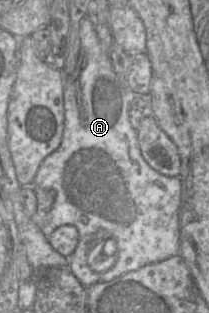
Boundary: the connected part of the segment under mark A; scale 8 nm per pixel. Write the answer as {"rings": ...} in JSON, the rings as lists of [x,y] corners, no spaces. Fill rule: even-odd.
{"rings":[[[84,17],[80,24],[80,52],[77,61],[76,68],[74,72],[68,76],[64,76],[64,91],[63,91],[63,102],[64,102],[64,131],[63,137],[59,147],[48,155],[40,164],[39,169],[36,173],[34,182],[29,185],[37,198],[37,211],[31,217],[32,220],[41,229],[44,236],[48,239],[51,234],[58,227],[63,225],[74,225],[79,233],[78,245],[73,252],[73,254],[68,257],[68,267],[74,276],[80,281],[80,283],[85,287],[89,287],[96,283],[110,282],[115,278],[118,278],[128,272],[140,269],[143,266],[158,263],[166,260],[167,258],[179,253],[179,212],[181,205],[181,194],[182,194],[182,182],[179,177],[168,177],[164,176],[154,169],[152,169],[143,159],[141,151],[139,149],[139,143],[137,140],[137,130],[135,130],[129,121],[129,110],[130,103],[134,98],[135,93],[133,93],[127,86],[124,79],[120,79],[114,72],[111,61],[109,58],[109,53],[106,53],[99,42],[97,34],[93,28],[91,21]],[[54,190],[56,192],[56,197],[54,203],[51,206],[51,210],[46,212],[46,191]],[[99,231],[104,231],[111,238],[114,239],[116,243],[116,258],[114,260],[113,251],[108,248],[105,256],[95,255],[95,251],[91,251],[92,245],[97,238],[96,234]]]}

